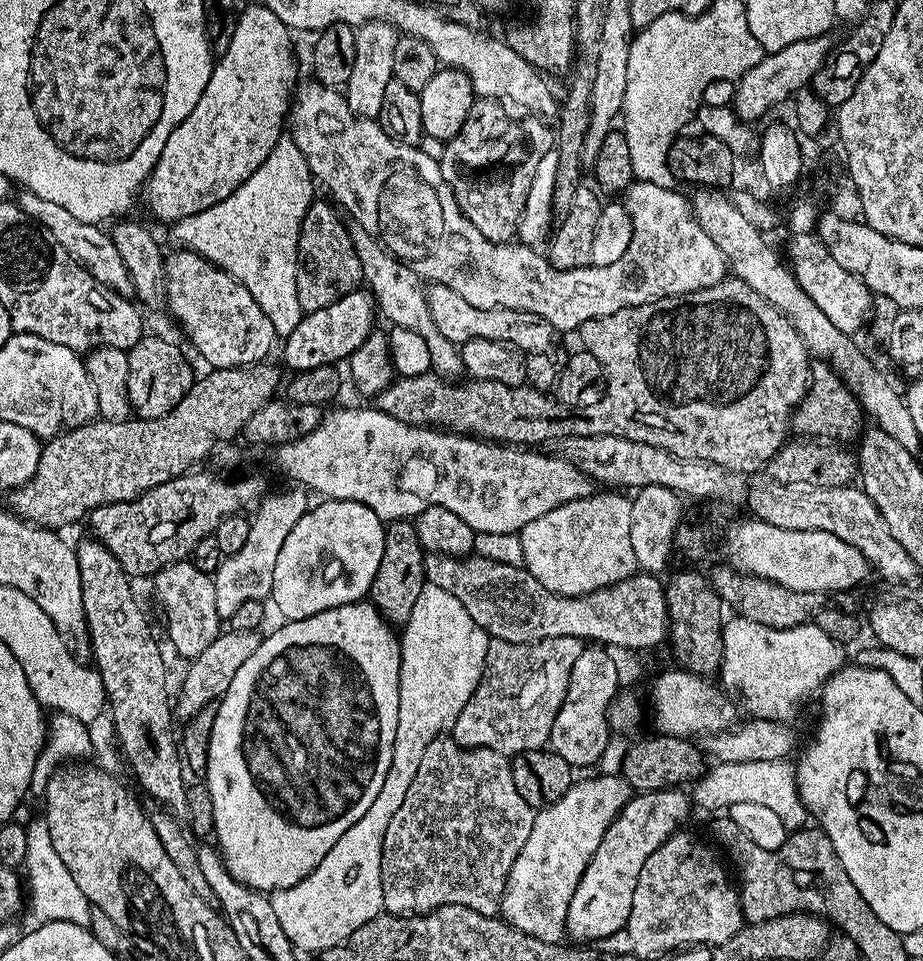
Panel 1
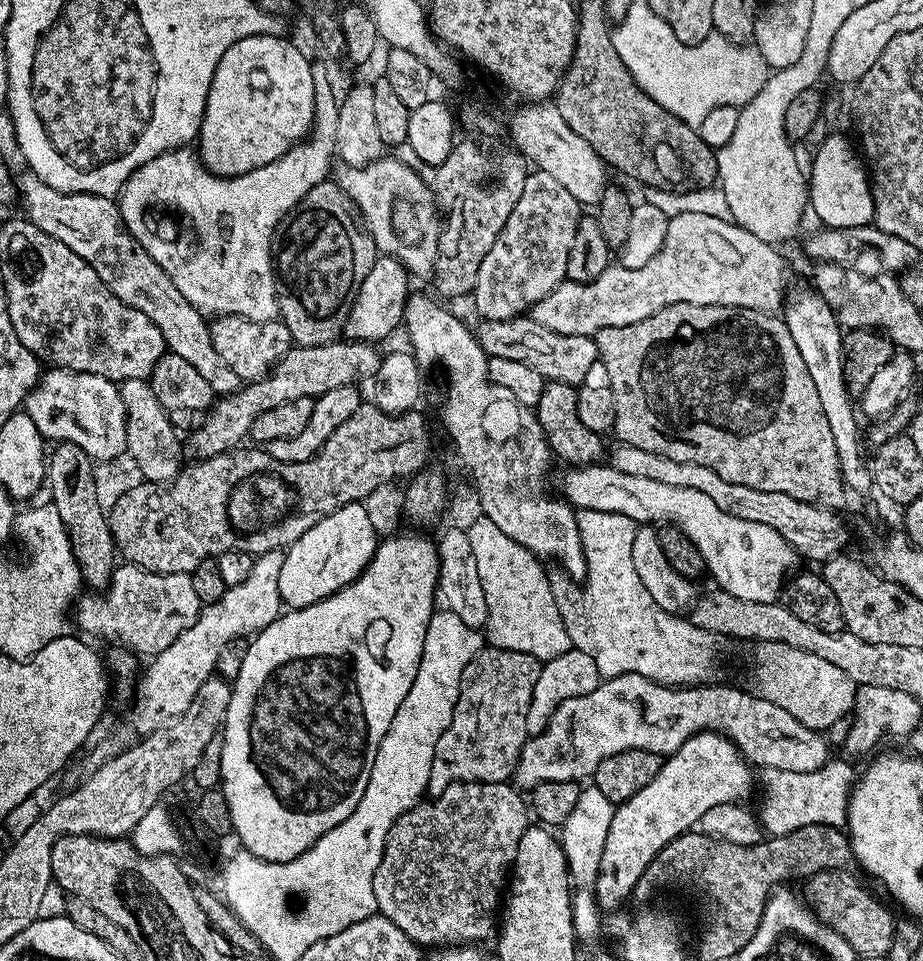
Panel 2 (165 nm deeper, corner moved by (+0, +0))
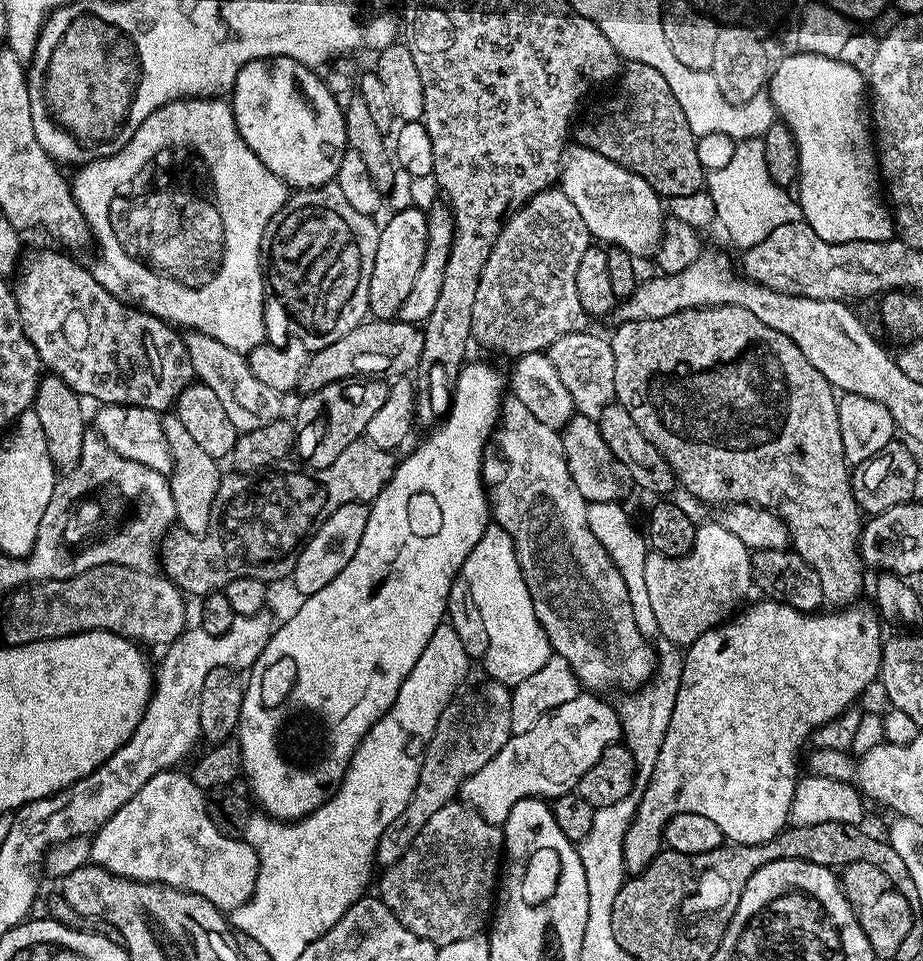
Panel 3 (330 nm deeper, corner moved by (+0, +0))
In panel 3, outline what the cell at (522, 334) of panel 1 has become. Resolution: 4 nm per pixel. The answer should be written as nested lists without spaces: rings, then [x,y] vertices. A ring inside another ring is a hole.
[[[592,330],[567,333],[558,338],[546,349],[550,362],[554,362],[554,370],[558,370],[562,383],[572,395],[573,409],[581,416],[588,416],[599,421],[602,410],[616,400],[614,390],[614,354],[612,345],[607,339],[595,336]]]

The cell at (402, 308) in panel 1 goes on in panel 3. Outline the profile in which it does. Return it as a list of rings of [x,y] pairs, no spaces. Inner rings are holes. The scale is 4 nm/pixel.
[[[509,395],[501,403],[500,419],[494,432],[494,444],[496,440],[500,456],[489,455],[482,465],[490,516],[513,540],[537,620],[552,644],[553,653],[570,662],[581,685],[592,694],[608,694],[604,692],[611,688],[642,688],[655,673],[658,652],[653,645],[652,648],[648,645],[651,644],[649,637],[638,630],[626,582],[602,542],[594,538],[590,522],[586,522],[589,503],[578,494],[578,486],[574,486],[574,478],[570,478],[570,466],[566,466],[560,438],[557,429],[538,422],[516,396]]]

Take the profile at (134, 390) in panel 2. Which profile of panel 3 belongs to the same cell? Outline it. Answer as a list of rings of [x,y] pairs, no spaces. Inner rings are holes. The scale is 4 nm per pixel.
[[[165,415],[161,424],[172,455],[170,481],[179,527],[193,534],[203,534],[210,522],[211,504],[219,490],[222,469],[216,465],[219,464],[217,457],[206,454],[206,450],[202,450],[202,446],[194,442],[194,437],[187,432],[186,426],[182,426],[176,415]]]

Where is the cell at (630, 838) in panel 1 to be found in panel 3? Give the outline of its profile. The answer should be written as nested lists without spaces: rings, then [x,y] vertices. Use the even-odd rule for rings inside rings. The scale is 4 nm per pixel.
[[[767,598],[759,601],[753,608],[745,607],[739,613],[740,620],[717,624],[715,628],[706,630],[692,644],[687,645],[683,653],[684,669],[680,675],[680,689],[678,698],[674,702],[674,714],[670,714],[670,726],[666,730],[666,738],[662,738],[662,750],[658,754],[658,766],[654,766],[654,774],[650,782],[640,792],[640,801],[636,807],[634,818],[626,830],[626,838],[622,842],[624,851],[624,867],[629,873],[635,874],[644,871],[650,861],[662,851],[664,827],[670,818],[678,814],[702,814],[714,822],[718,822],[718,828],[722,830],[725,841],[733,844],[761,844],[770,842],[780,832],[783,832],[789,823],[791,806],[795,801],[795,790],[798,781],[796,763],[800,760],[800,747],[813,739],[813,733],[838,720],[848,708],[857,703],[859,696],[871,686],[876,684],[880,675],[880,663],[883,662],[883,648],[885,641],[880,636],[882,620],[875,607],[860,608],[861,606],[844,606],[839,610],[824,610],[819,614],[799,612],[797,608],[791,608],[785,604],[779,604],[777,600]]]

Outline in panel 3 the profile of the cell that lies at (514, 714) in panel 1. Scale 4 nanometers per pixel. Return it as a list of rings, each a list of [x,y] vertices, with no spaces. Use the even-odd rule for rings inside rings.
[[[491,679],[485,683],[465,696],[457,695],[442,710],[438,726],[422,753],[418,782],[410,802],[406,810],[402,810],[402,814],[398,814],[398,818],[386,826],[382,838],[378,838],[374,860],[381,869],[390,867],[398,862],[398,858],[402,858],[402,854],[406,854],[422,826],[426,826],[426,822],[430,822],[430,818],[434,818],[442,806],[453,803],[466,778],[478,774],[478,770],[482,770],[482,766],[486,766],[486,762],[490,762],[490,758],[494,758],[494,754],[498,754],[498,750],[502,750],[502,746],[506,746],[513,736],[510,726],[512,693],[509,685]]]

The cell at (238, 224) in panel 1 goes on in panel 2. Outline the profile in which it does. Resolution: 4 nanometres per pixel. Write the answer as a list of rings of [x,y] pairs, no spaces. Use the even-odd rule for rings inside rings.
[[[313,63],[312,73],[316,105],[310,138],[293,146],[286,162],[267,164],[241,176],[215,176],[200,163],[191,147],[173,148],[136,169],[118,193],[120,217],[128,233],[170,274],[170,282],[178,286],[182,298],[205,317],[277,319],[280,307],[276,301],[274,237],[293,206],[302,202],[314,186],[329,179],[336,156],[340,100],[332,89],[326,65]],[[188,223],[192,223],[196,235],[193,244],[164,237],[172,228],[182,231]]]

